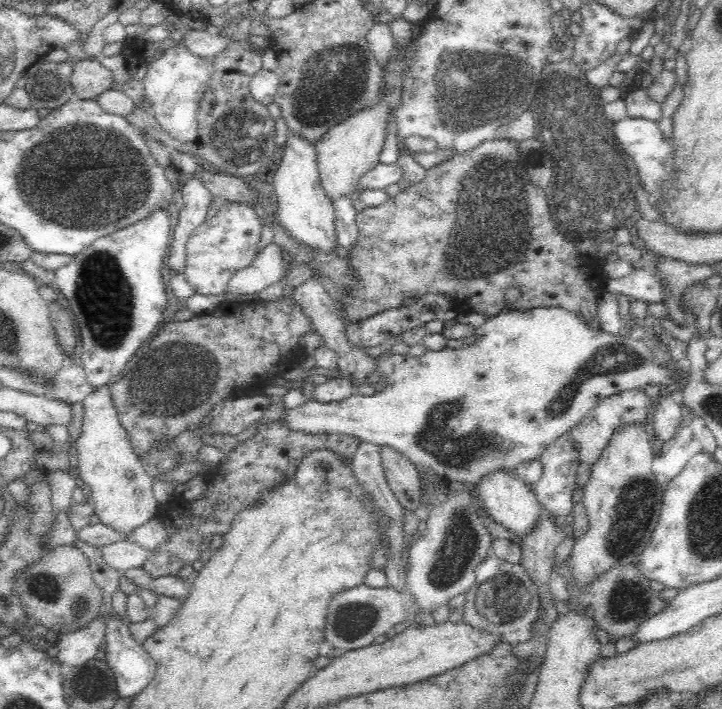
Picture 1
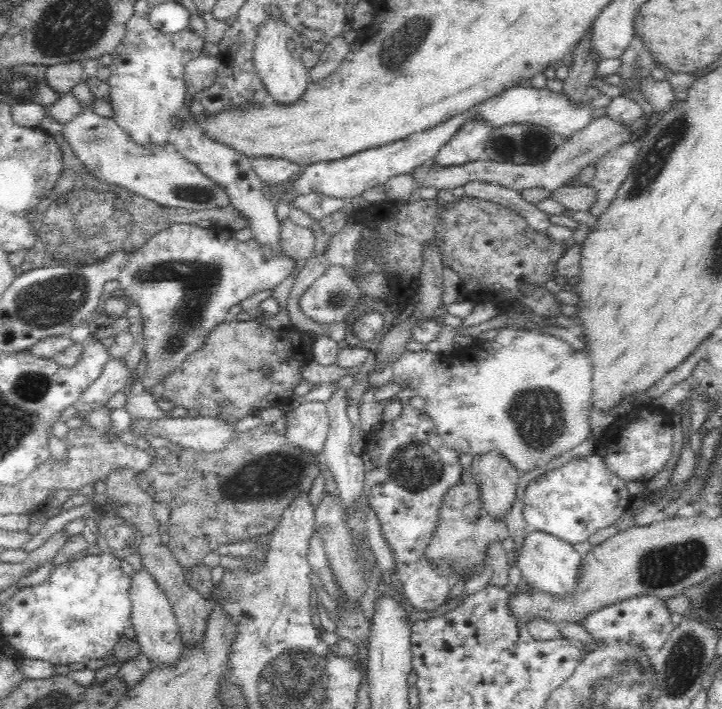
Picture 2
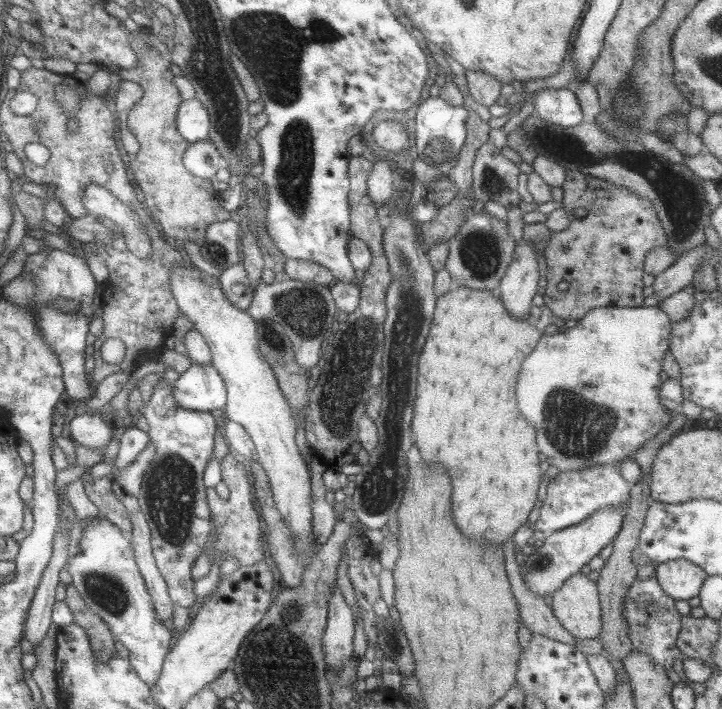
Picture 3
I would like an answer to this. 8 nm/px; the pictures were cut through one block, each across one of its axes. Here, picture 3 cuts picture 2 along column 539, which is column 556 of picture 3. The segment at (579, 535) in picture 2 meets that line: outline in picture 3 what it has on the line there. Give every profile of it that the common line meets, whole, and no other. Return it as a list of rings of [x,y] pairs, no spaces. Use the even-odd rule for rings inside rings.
[[[629,454],[629,456],[623,458],[623,460],[619,460],[619,462],[609,462],[609,464],[589,466],[589,468],[585,468],[584,470],[558,473],[555,478],[549,480],[547,483],[545,499],[539,508],[539,516],[537,520],[531,524],[533,530],[539,530],[547,536],[553,531],[558,531],[580,523],[581,520],[585,520],[585,518],[591,516],[597,509],[603,507],[615,508],[621,505],[621,503],[628,502],[630,486],[623,480],[622,475],[614,469],[615,465],[619,466],[619,463],[625,461],[625,459],[633,459],[633,455]]]

